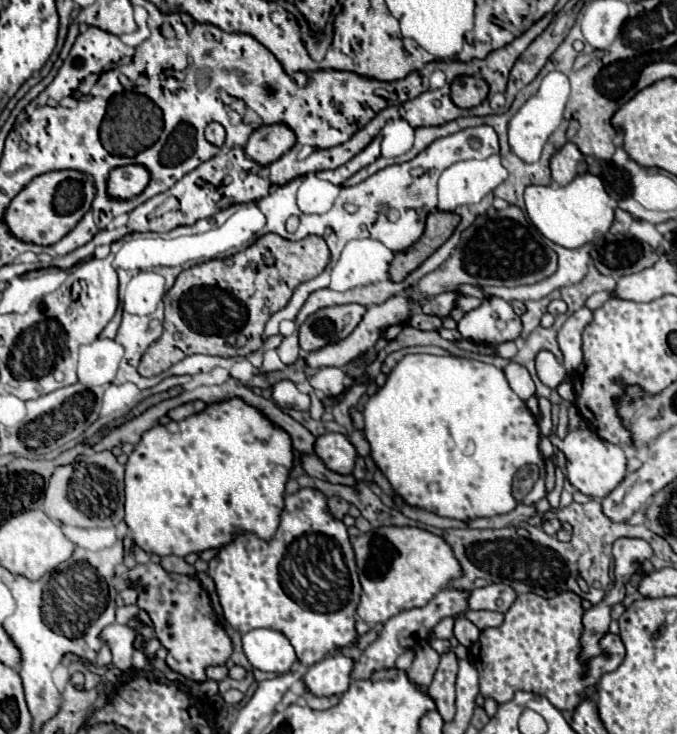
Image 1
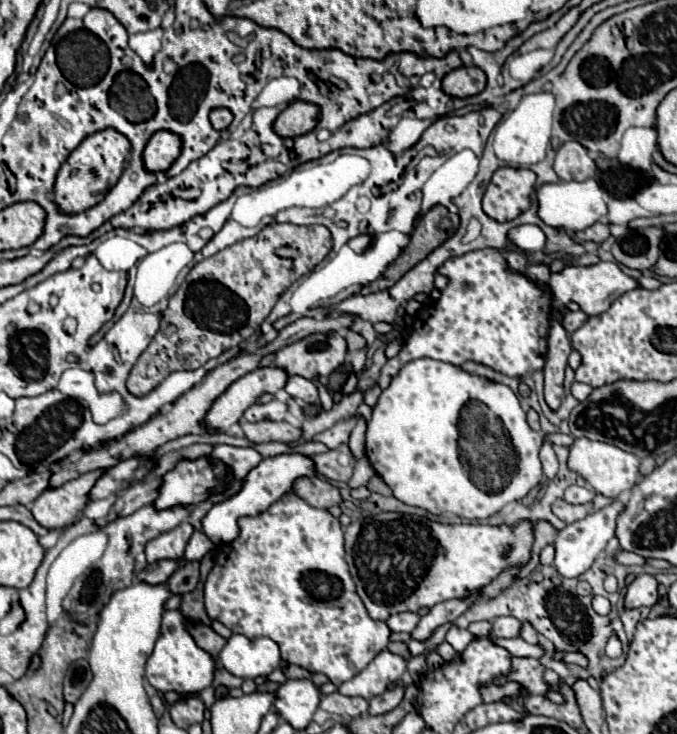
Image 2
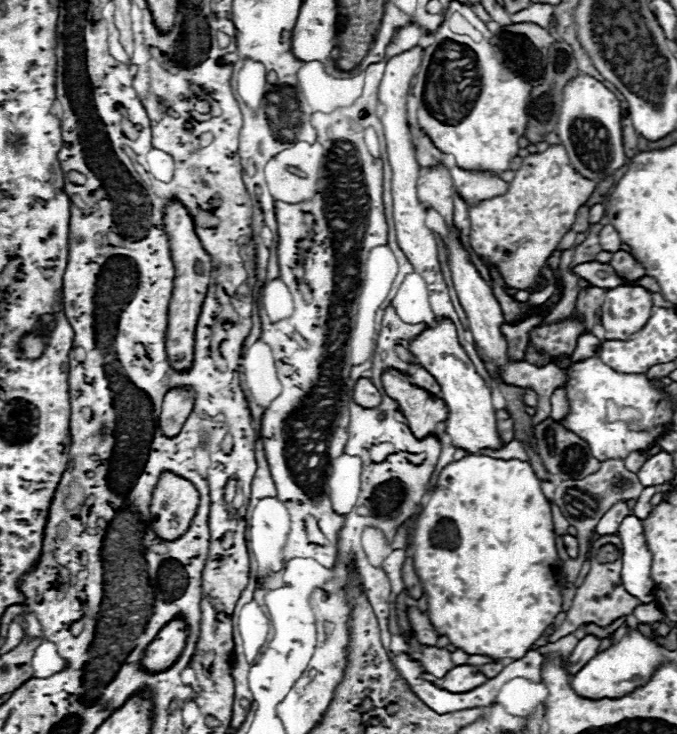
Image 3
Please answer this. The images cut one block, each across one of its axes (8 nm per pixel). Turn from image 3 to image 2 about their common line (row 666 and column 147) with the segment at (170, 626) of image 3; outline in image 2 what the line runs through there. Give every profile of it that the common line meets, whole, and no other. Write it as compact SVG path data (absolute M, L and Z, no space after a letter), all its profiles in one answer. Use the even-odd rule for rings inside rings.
M160 130L156 132L144 150L144 166L150 172L162 172L168 170L172 166L172 162L180 156L182 144L180 144L180 136L168 130Z

